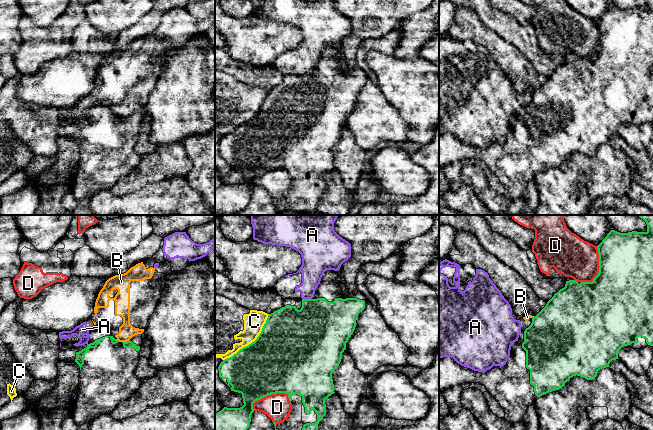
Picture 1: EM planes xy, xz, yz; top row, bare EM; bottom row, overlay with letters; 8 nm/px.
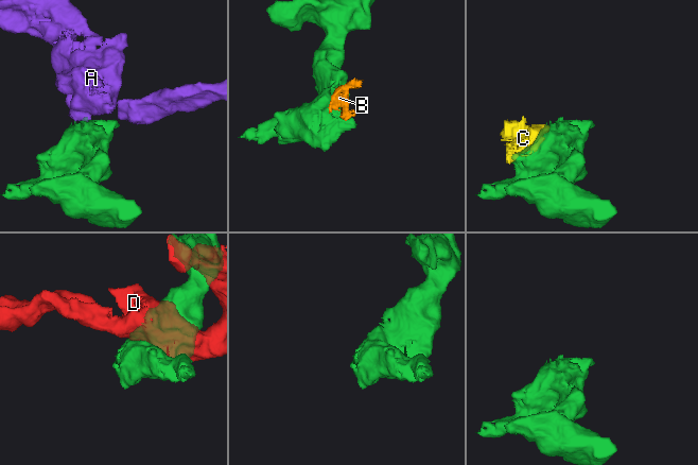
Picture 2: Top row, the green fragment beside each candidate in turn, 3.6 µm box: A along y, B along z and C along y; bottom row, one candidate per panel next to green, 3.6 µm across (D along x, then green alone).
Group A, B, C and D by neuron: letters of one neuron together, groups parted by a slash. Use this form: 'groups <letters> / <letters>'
groups A B / C / D

